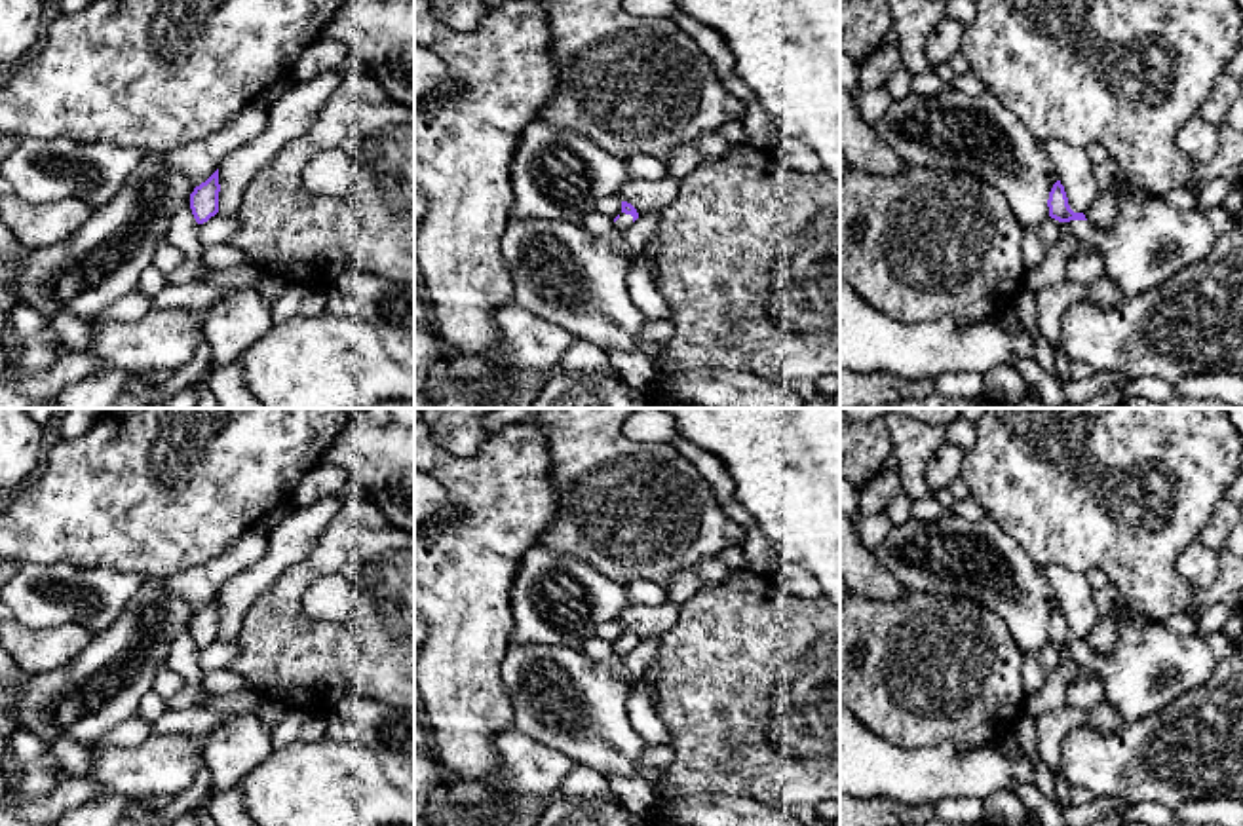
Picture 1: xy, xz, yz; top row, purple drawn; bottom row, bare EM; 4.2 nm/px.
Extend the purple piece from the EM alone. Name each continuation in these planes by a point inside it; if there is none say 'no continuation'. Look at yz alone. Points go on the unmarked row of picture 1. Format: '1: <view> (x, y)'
1: yz (1143, 673)

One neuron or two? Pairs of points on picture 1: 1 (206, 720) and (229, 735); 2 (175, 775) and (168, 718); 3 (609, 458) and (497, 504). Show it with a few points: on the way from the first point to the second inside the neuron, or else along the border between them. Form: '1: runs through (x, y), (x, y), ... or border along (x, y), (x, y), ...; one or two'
1: border along (230, 714), (211, 730), (204, 743); two
2: border along (152, 733), (189, 735), (202, 743); two
3: border along (544, 437), (555, 490), (555, 517), (550, 526); two

